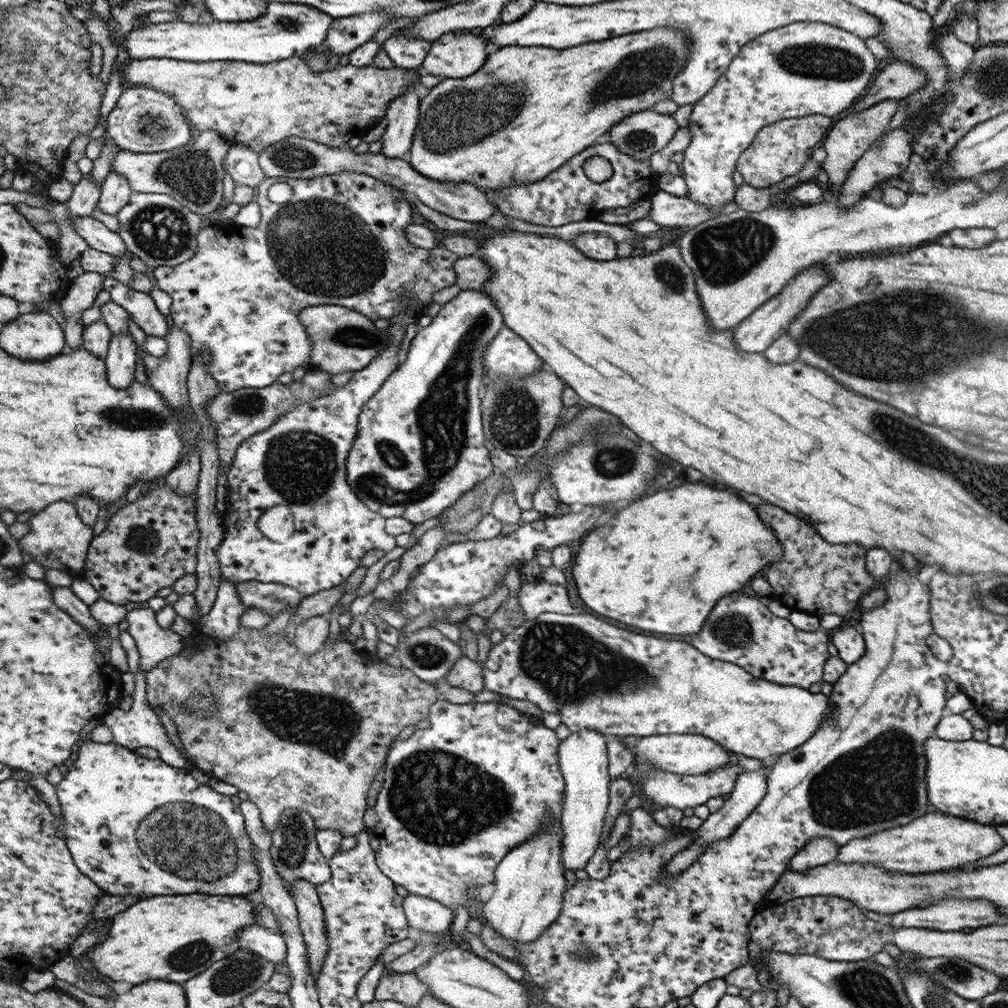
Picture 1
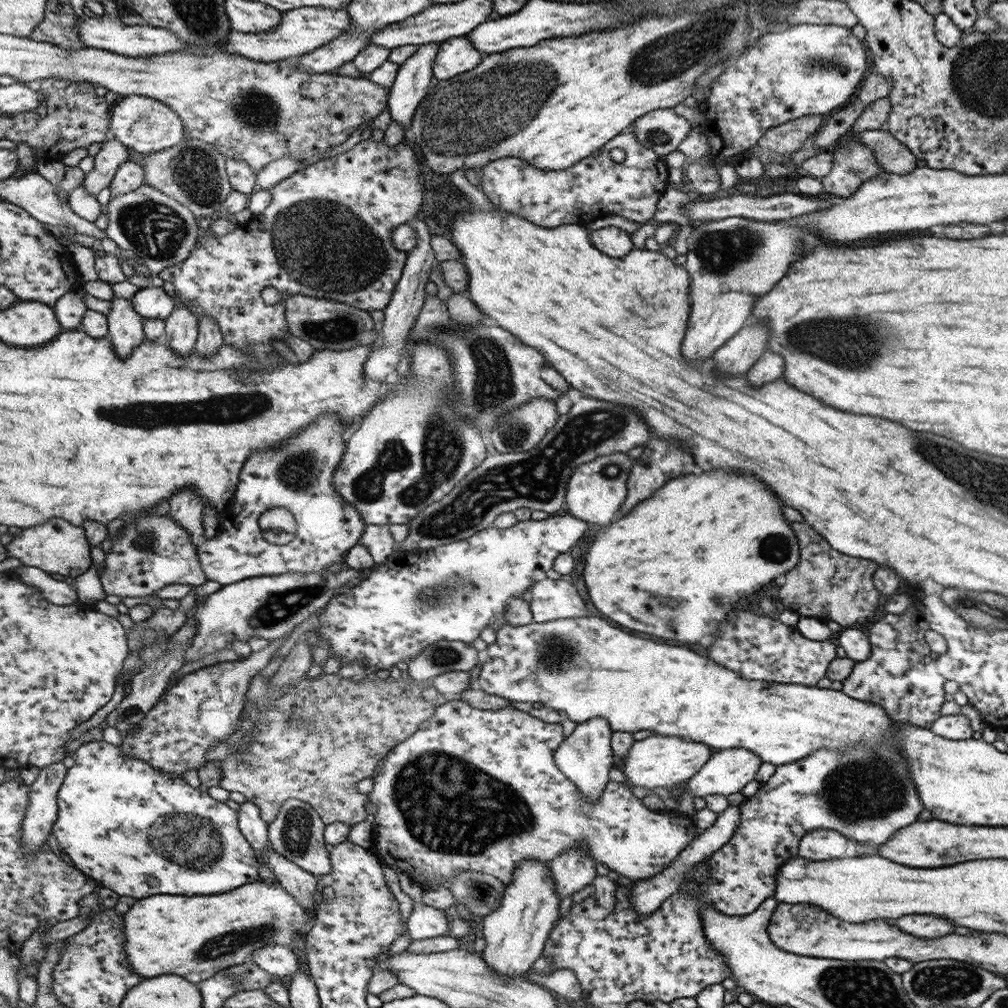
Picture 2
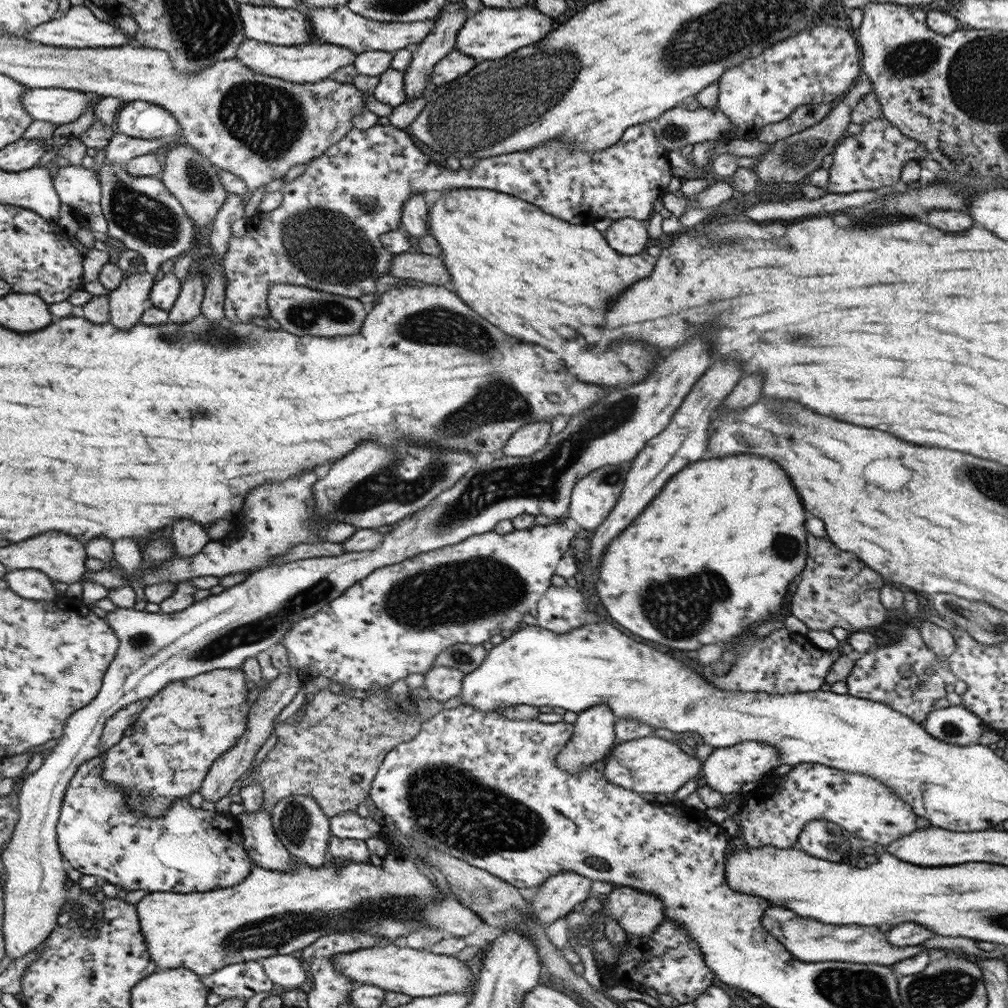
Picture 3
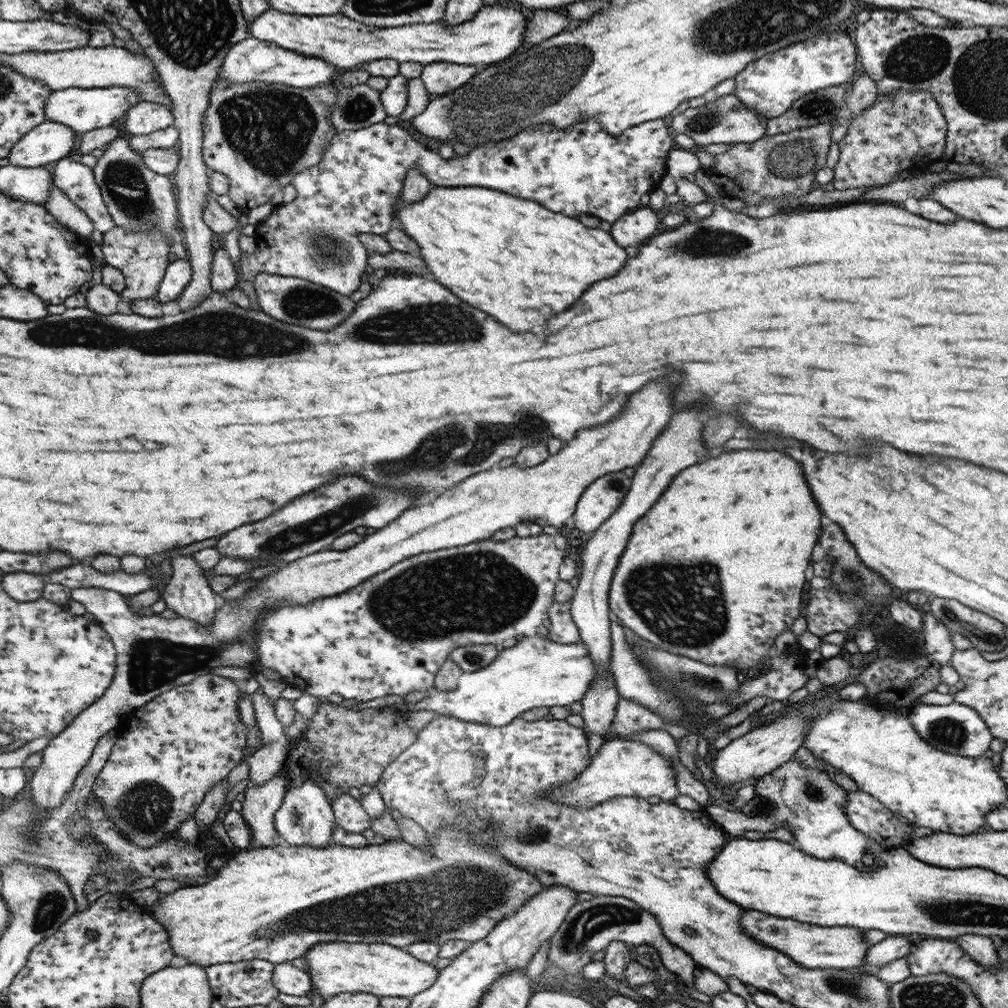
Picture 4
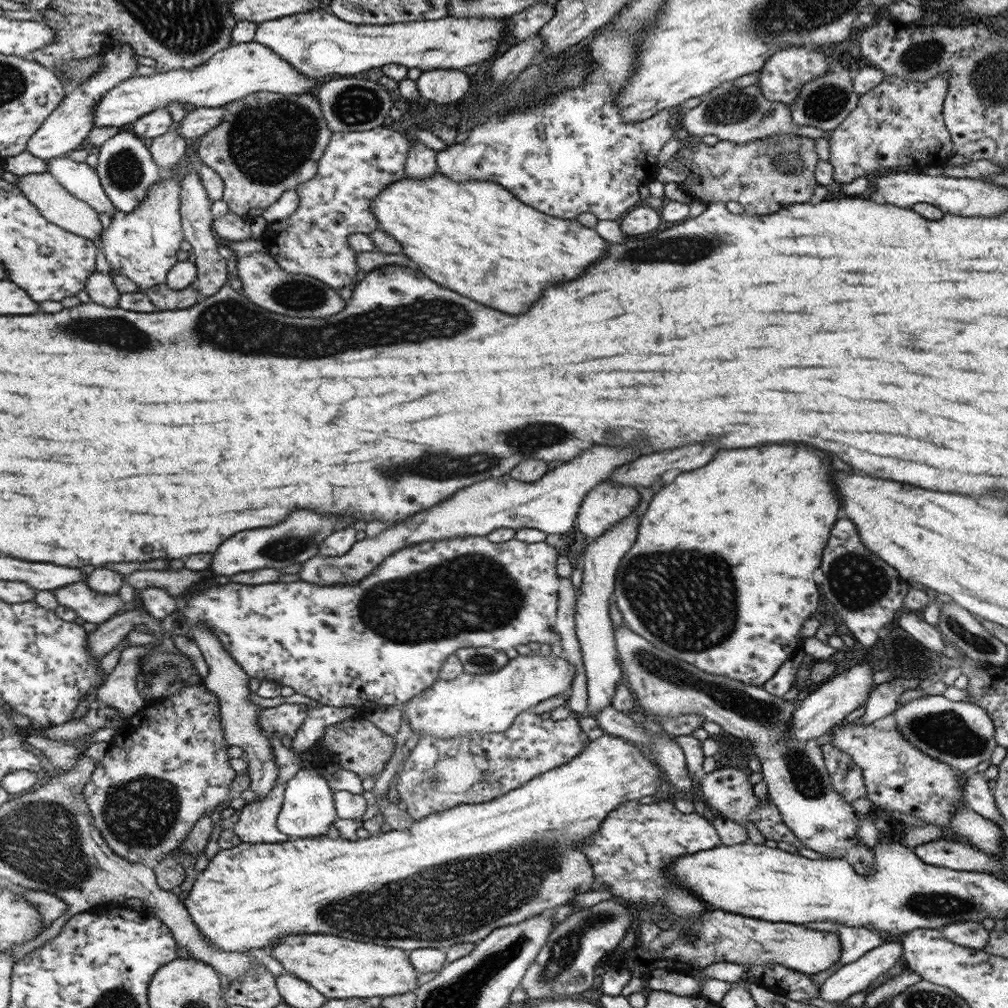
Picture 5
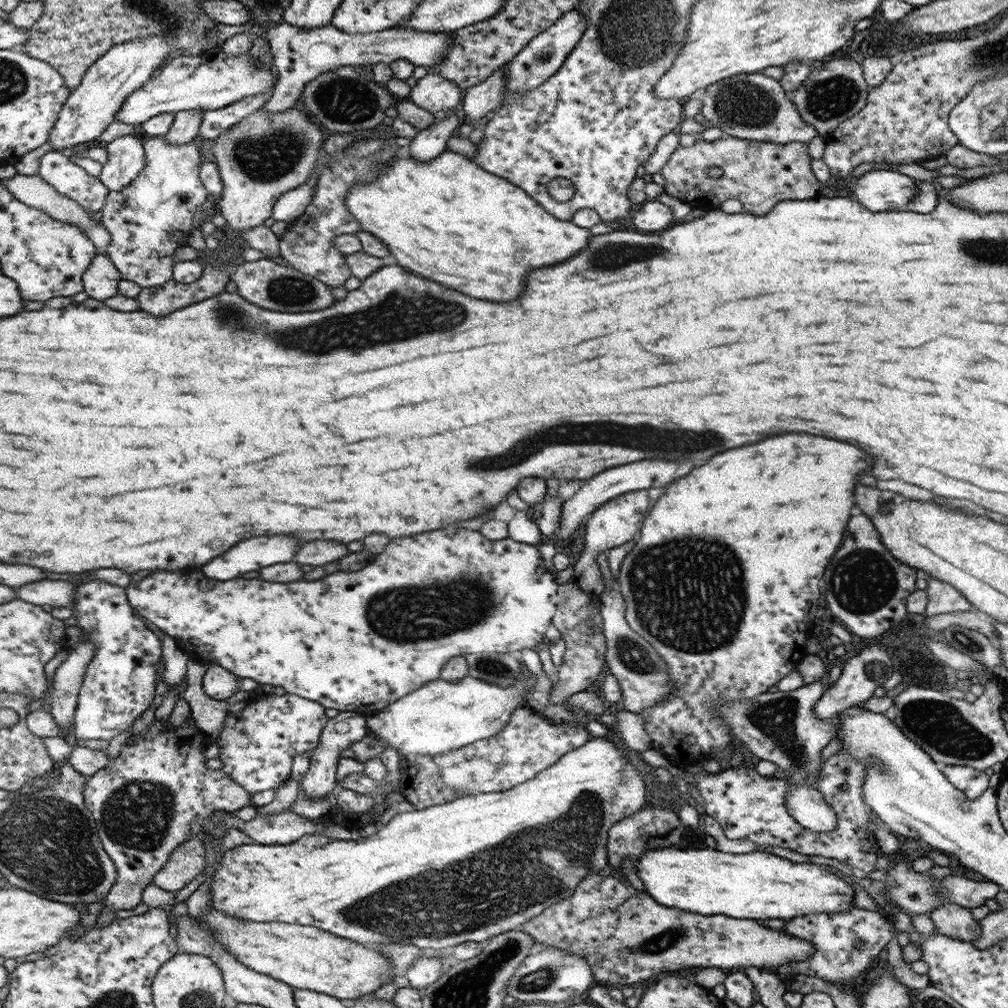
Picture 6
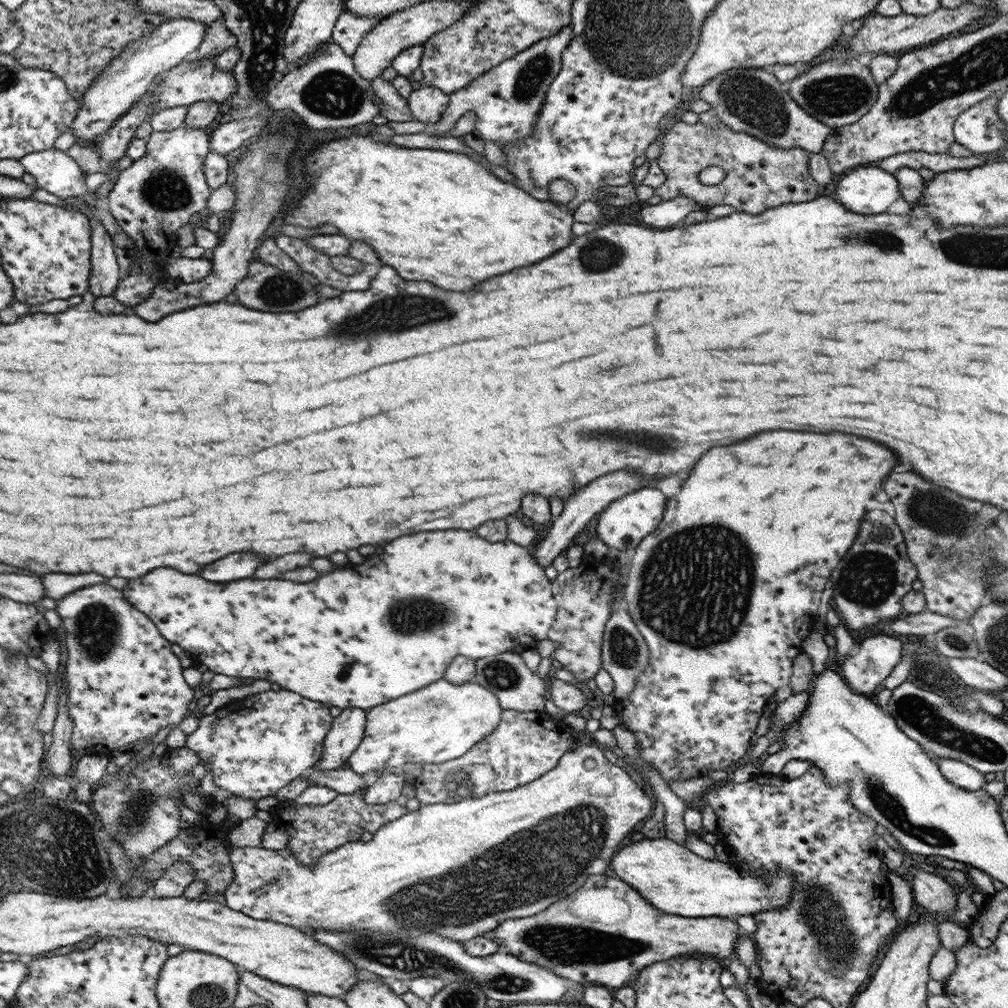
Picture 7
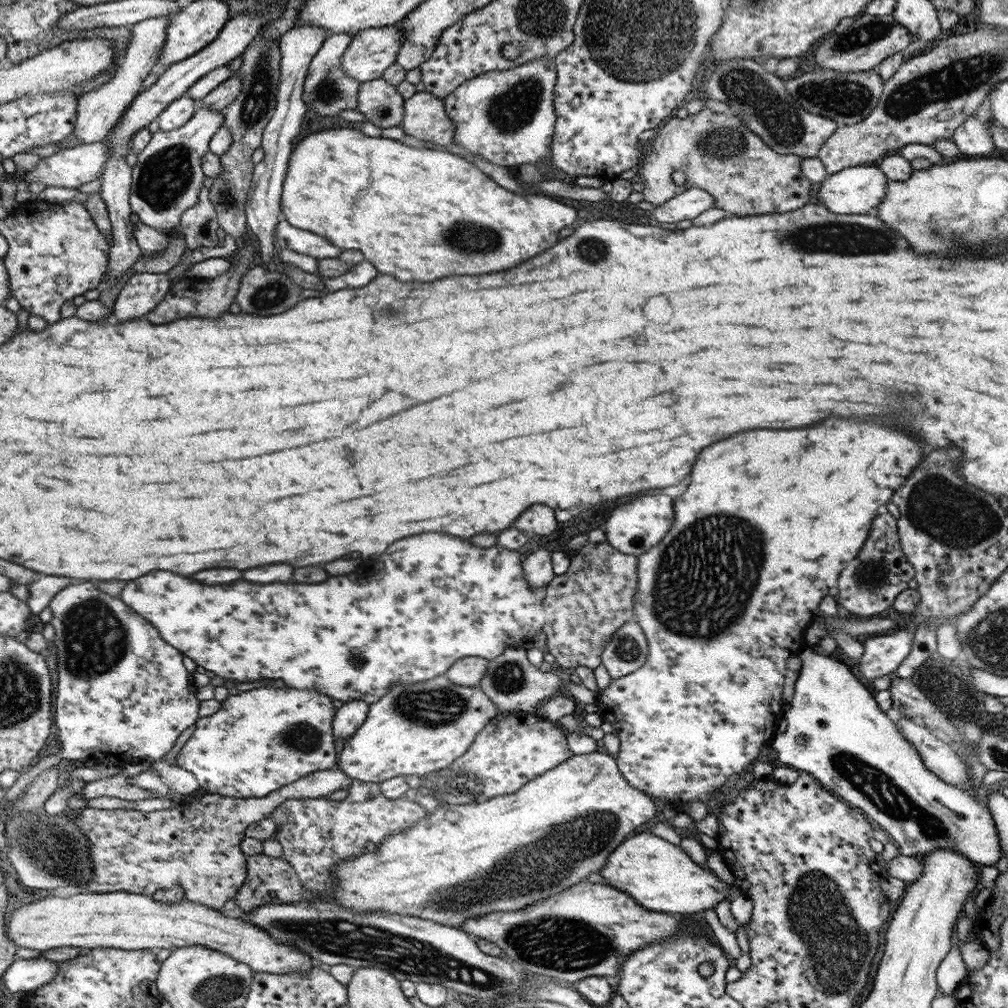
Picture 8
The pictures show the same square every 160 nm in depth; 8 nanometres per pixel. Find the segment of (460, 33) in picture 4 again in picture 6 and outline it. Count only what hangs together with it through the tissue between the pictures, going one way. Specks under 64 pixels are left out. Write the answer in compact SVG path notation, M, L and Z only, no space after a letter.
M283 22L268 29L266 35L271 44L278 79L274 94L264 107L267 112L284 112L297 106L308 83L323 72L335 71L348 65L360 68L374 66L377 62L391 63L393 60L404 59L416 67L434 67L436 63L447 58L447 48L455 43L454 35L455 32L432 33L402 27L352 35L344 33L344 30L336 28L332 23L318 29L300 29L300 26Z

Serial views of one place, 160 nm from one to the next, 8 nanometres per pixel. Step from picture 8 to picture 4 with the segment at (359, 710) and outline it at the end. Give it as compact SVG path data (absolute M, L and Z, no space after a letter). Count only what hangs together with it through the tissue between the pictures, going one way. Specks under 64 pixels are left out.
M314 782L304 783L300 788L290 788L285 792L283 803L274 815L274 828L290 846L326 848L333 837L334 815L327 794Z

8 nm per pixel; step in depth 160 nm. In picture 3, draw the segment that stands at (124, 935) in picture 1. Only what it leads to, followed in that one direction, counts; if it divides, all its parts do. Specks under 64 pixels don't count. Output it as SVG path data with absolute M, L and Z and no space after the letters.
M390 851L382 859L381 866L375 866L371 861L346 861L337 867L333 860L311 867L304 861L292 861L287 871L256 865L242 883L231 887L208 892L153 892L145 895L135 905L151 959L161 970L187 968L203 978L229 964L303 951L325 934L333 932L366 932L393 943L399 936L407 937L419 928L433 926L444 932L444 938L449 936L462 940L483 924L479 913L468 907L465 901L460 901L453 892L448 896L441 893L432 880L401 853Z

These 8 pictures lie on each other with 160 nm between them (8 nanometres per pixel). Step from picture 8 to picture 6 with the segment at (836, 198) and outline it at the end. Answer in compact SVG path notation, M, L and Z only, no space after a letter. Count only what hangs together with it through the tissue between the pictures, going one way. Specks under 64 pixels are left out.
M872 169L862 173L848 192L868 210L896 210L915 197L917 183L898 171Z

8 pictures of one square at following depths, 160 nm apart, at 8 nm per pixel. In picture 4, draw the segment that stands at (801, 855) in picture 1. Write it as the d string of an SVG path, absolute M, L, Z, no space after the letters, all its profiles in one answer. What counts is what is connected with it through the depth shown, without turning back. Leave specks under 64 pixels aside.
M792 757L774 772L758 778L756 793L765 797L774 805L770 815L751 816L741 811L730 811L712 802L705 811L713 822L728 835L729 839L744 837L746 830L768 832L777 828L777 824L789 824L796 840L795 847L801 852L819 860L840 860L848 864L861 862L865 853L872 853L878 844L863 832L857 831L845 813L847 796L844 789L816 768L809 768Z

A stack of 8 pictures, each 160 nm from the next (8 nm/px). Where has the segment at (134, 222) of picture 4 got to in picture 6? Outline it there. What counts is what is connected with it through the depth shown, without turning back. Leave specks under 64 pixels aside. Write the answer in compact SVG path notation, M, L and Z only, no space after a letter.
M137 135L121 136L106 146L109 159L99 179L110 191L122 191L138 178L146 167L145 147Z

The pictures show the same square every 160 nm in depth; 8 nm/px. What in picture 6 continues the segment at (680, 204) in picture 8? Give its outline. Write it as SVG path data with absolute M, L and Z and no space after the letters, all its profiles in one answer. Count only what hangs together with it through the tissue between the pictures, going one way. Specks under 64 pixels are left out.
M648 199L634 214L634 226L640 232L662 232L675 222L673 208L657 200Z

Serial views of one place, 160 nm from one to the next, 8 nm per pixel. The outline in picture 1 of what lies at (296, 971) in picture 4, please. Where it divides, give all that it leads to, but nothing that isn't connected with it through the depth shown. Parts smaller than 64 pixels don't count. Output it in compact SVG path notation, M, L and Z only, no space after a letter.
M251 924L239 931L241 950L256 954L262 959L282 964L287 958L287 943L280 932L268 930L260 925Z

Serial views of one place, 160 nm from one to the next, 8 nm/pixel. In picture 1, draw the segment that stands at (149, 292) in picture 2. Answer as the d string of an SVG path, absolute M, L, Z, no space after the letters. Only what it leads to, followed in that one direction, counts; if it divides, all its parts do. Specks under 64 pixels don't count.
M110 276L102 281L102 289L109 290L109 299L127 310L136 324L144 330L147 338L167 335L167 317L158 311L151 294L134 291L128 285L121 286L118 280Z

